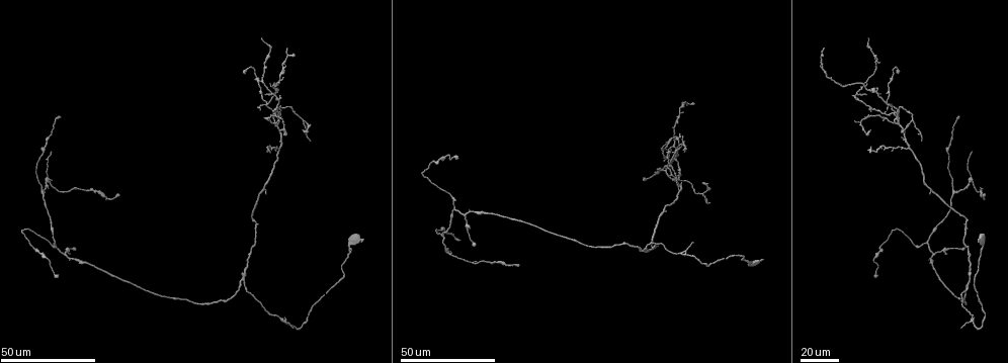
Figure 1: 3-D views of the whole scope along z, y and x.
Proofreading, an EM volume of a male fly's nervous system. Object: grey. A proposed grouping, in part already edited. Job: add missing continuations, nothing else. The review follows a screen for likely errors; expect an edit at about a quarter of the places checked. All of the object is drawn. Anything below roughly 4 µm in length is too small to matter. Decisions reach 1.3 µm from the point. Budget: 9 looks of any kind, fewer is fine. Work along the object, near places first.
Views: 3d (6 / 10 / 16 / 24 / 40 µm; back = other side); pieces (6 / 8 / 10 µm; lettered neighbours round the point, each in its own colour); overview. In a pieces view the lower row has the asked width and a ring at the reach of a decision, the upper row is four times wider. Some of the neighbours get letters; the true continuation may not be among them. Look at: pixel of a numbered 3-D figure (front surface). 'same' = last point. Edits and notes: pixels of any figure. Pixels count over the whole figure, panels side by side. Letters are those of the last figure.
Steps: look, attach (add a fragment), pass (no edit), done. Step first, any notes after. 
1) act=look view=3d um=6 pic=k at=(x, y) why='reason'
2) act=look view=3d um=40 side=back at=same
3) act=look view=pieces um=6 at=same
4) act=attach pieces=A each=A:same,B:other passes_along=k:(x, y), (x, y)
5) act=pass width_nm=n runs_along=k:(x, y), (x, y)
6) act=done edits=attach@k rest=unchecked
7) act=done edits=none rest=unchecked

act=look view=3d um=24 pic=1 at=(688, 106) why='thin end'

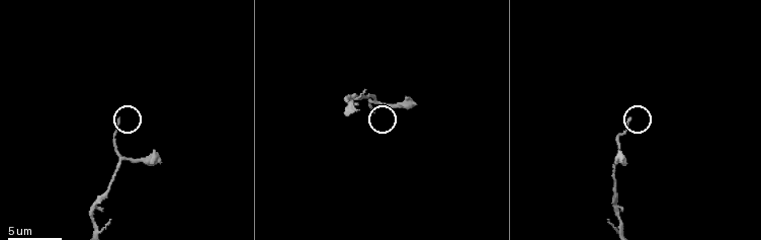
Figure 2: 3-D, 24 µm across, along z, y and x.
act=look view=pieces um=10 pic=2 at=(630, 120)

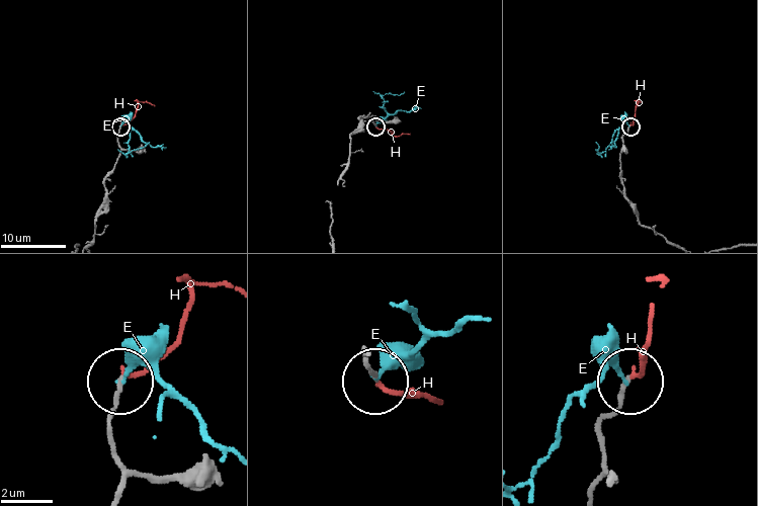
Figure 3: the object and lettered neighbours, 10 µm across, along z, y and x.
act=attach pieces=H each=E:other,H:same passes_along=3:(368, 350), (377, 383), (436, 403) found='it goes on there'

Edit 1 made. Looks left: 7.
act=look view=3d um=24 pic=1 at=(665, 148) why='an open end'

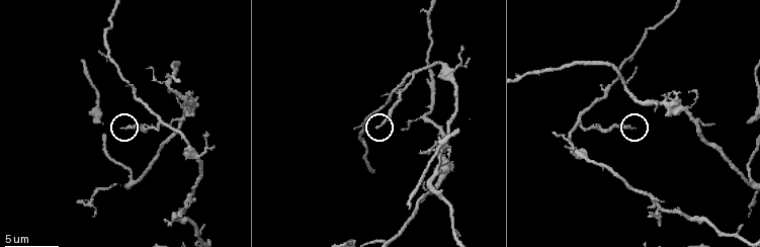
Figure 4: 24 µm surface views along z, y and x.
act=look view=pieces um=8 pic=4 at=(120, 129)

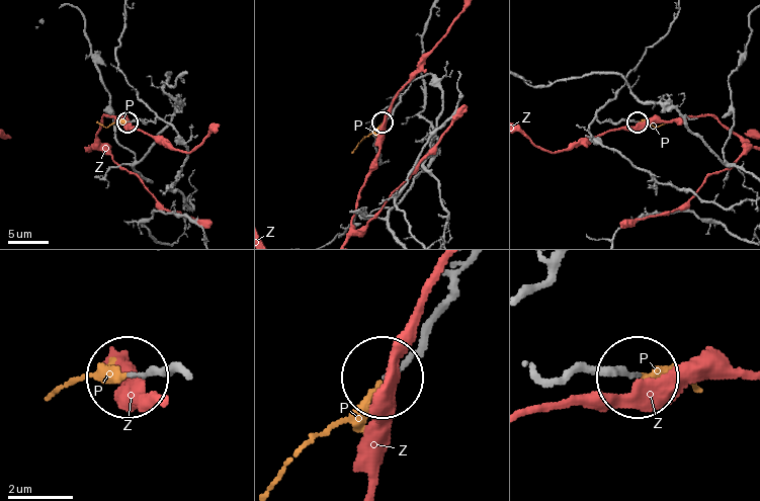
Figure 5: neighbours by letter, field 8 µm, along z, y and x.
act=attach pieces=P each=P:same,Z:other passes_along=5:(399, 103), (351, 153) found='it goes on there'

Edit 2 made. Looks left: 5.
act=look view=3d um=40 pic=1 at=(869, 152) why='free end'

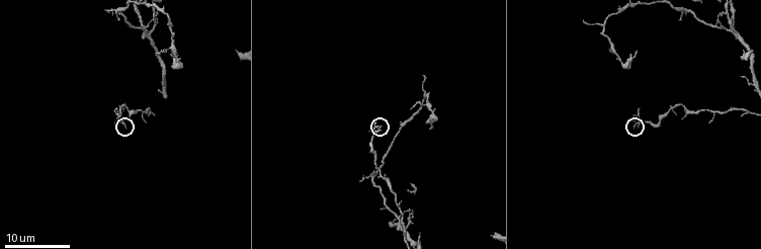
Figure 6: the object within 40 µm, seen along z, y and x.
act=look view=pieces um=10 pic=6 at=(629, 120)

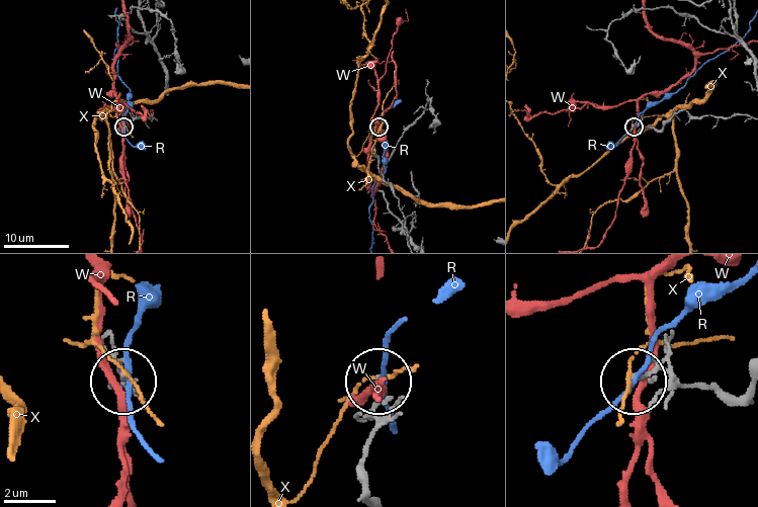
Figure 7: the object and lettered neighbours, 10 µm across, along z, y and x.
act=pass width_nm=110 each=R:other,W:other,X:other runs_along=7:(742, 395), (723, 397), (664, 373), (634, 377) found='none of them fits'

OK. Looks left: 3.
act=look view=3d um=40 pic=1 at=(971, 154) why='thin end'

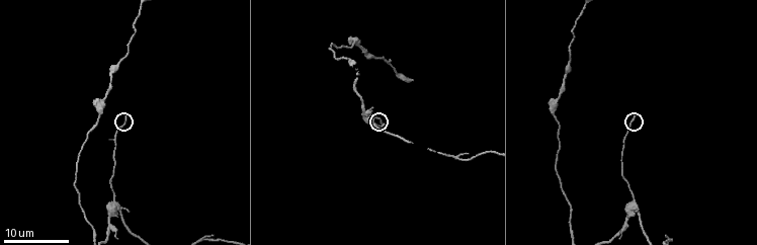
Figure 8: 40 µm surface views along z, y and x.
act=look view=pieces um=10 pic=8 at=(126, 112) why='see the neighbours'

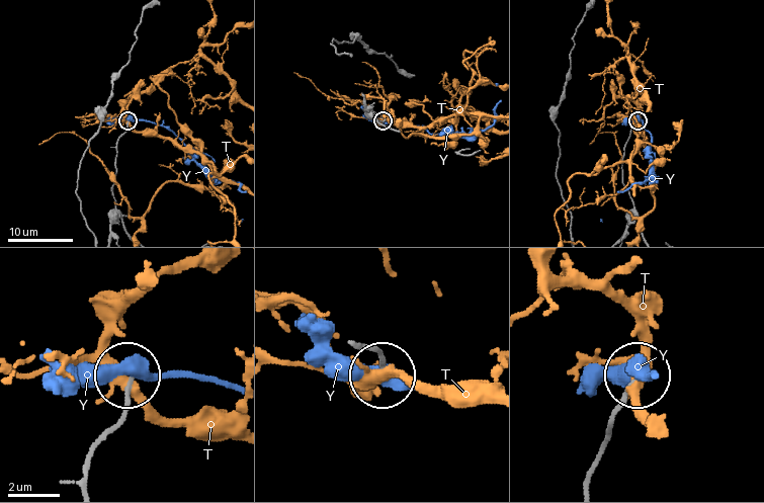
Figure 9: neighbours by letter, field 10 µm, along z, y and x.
act=pass each=T:other,Y:other runs_along=9:(84, 480), (95, 447), (121, 415), (130, 378) found='none of them fits'

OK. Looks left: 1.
act=done edits=attach@3,attach@5 rest=unchecked

